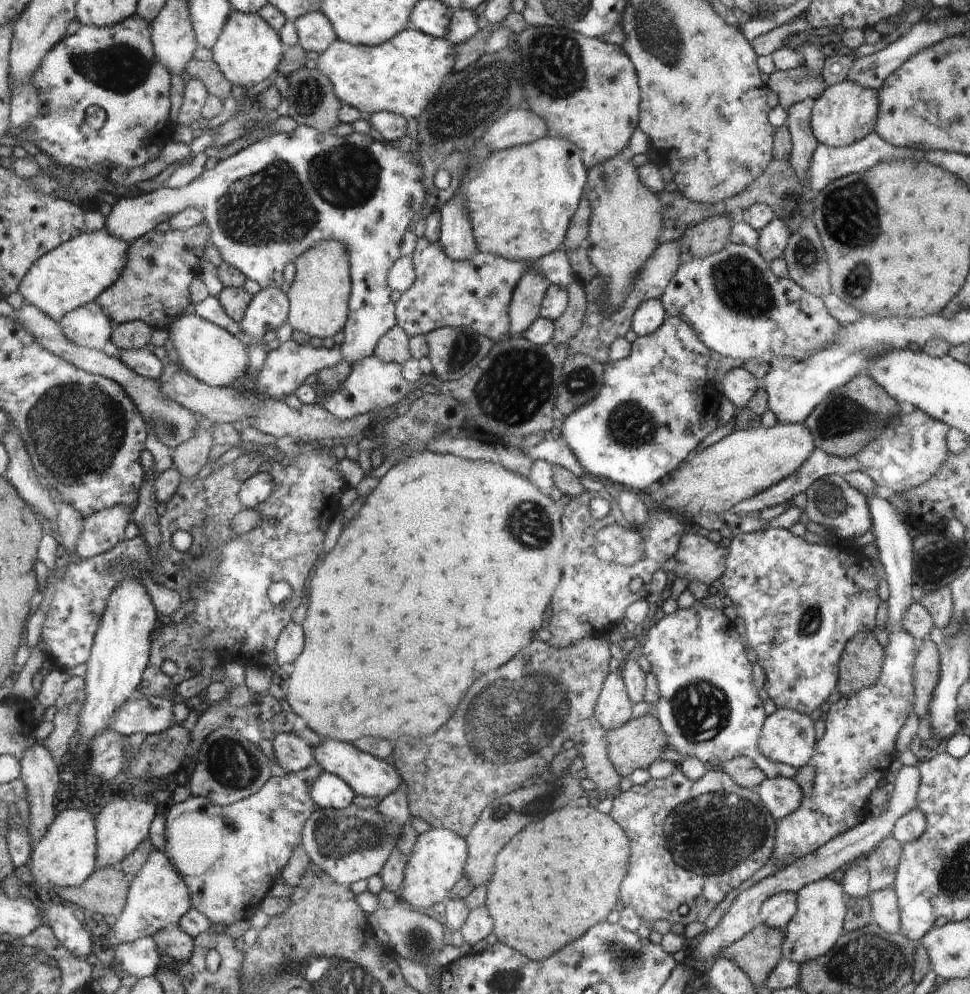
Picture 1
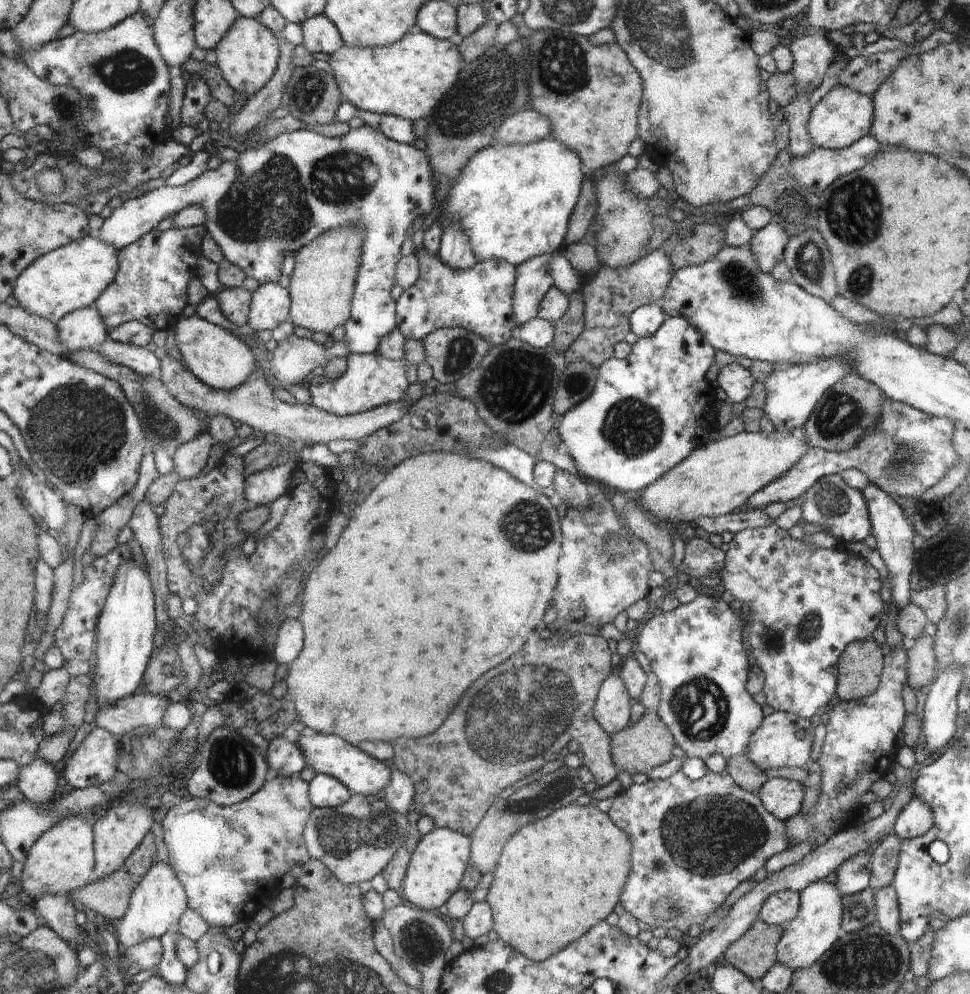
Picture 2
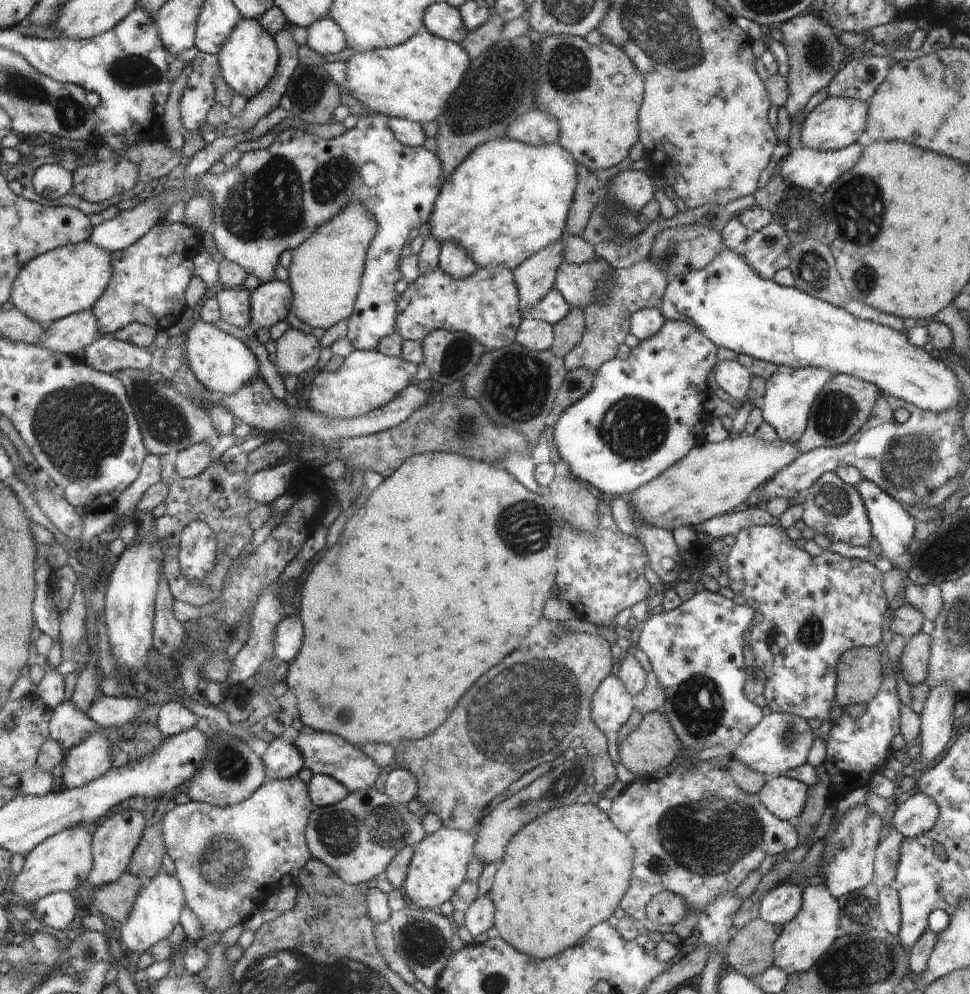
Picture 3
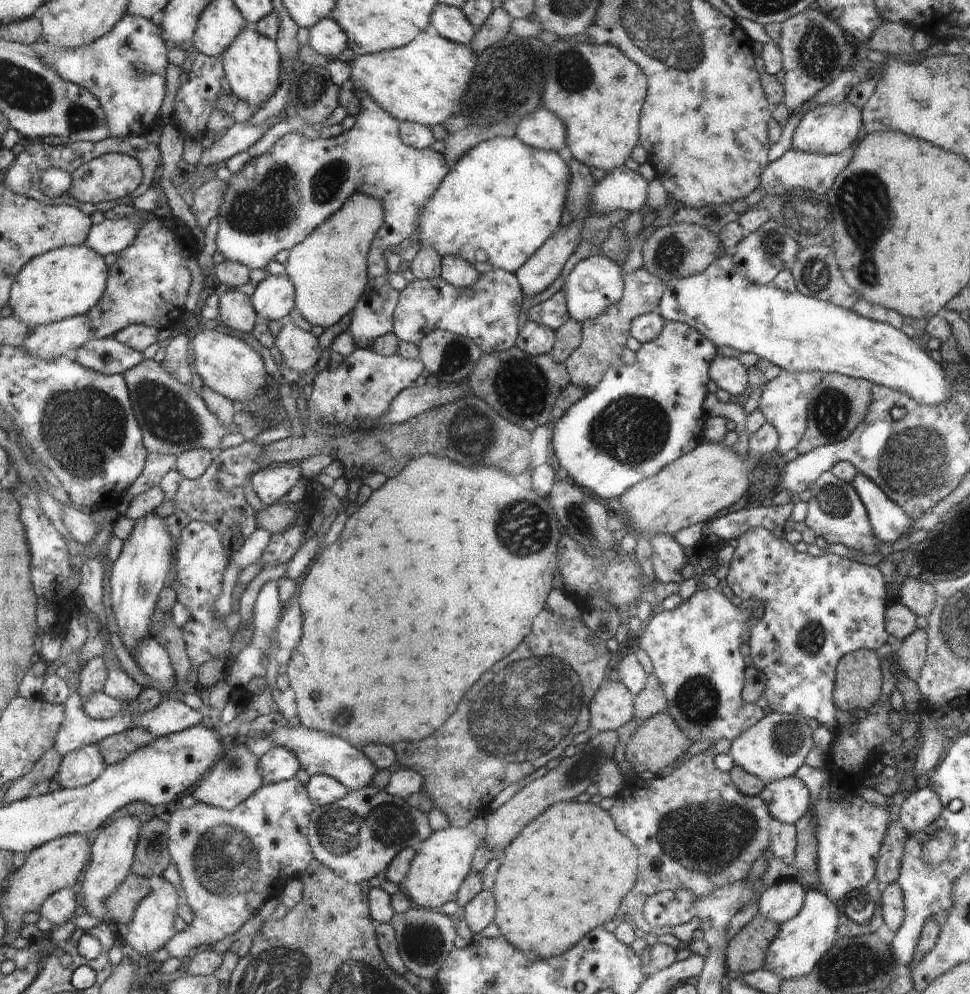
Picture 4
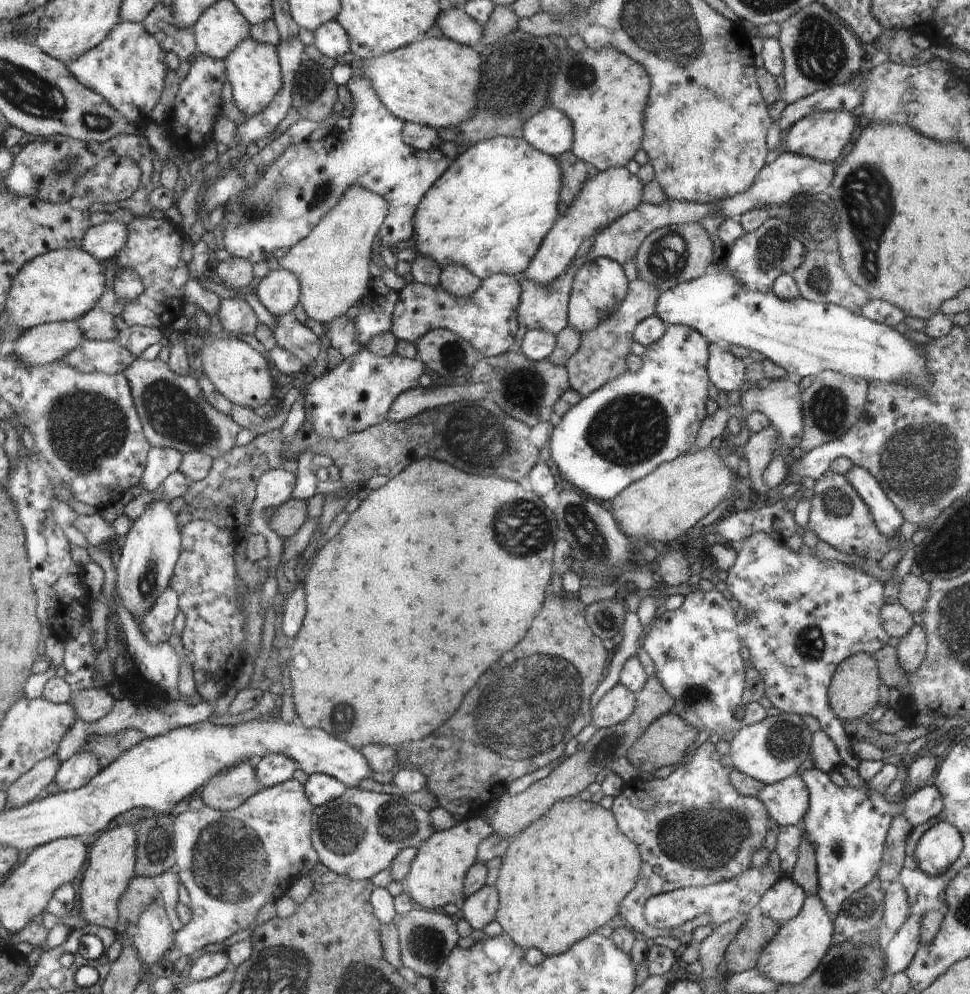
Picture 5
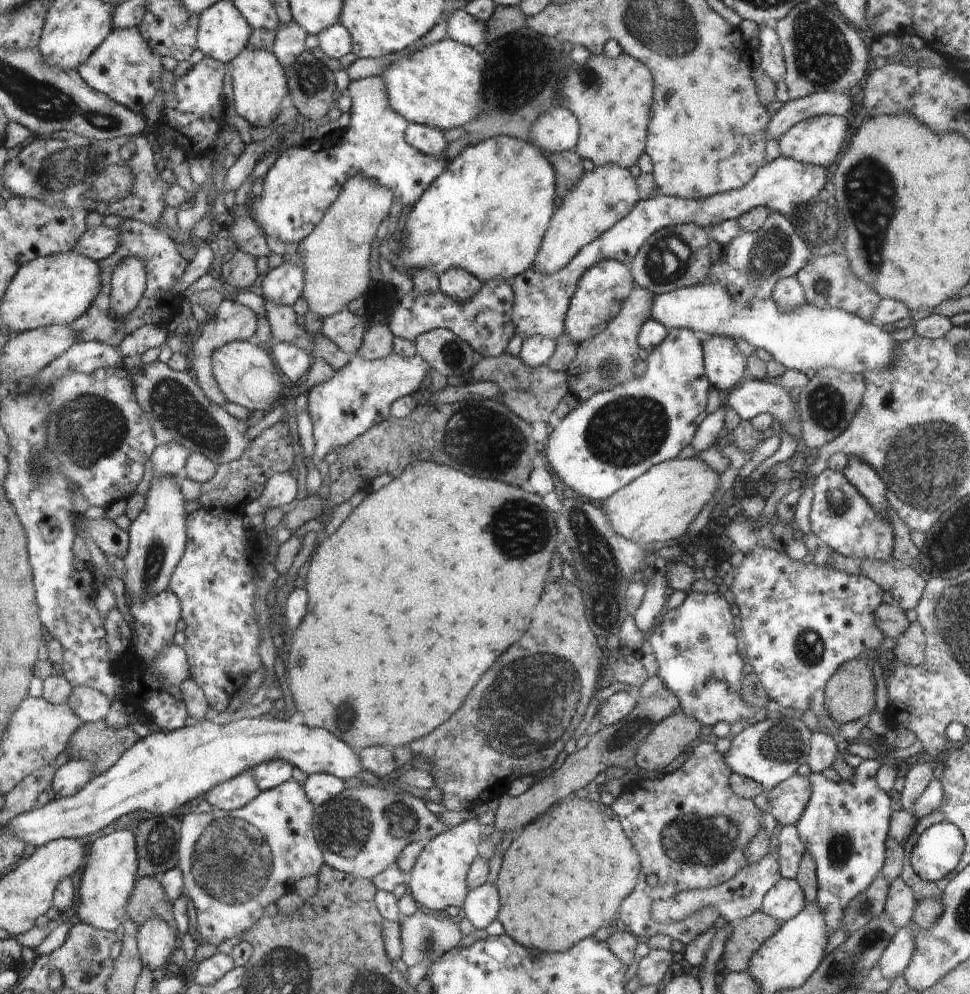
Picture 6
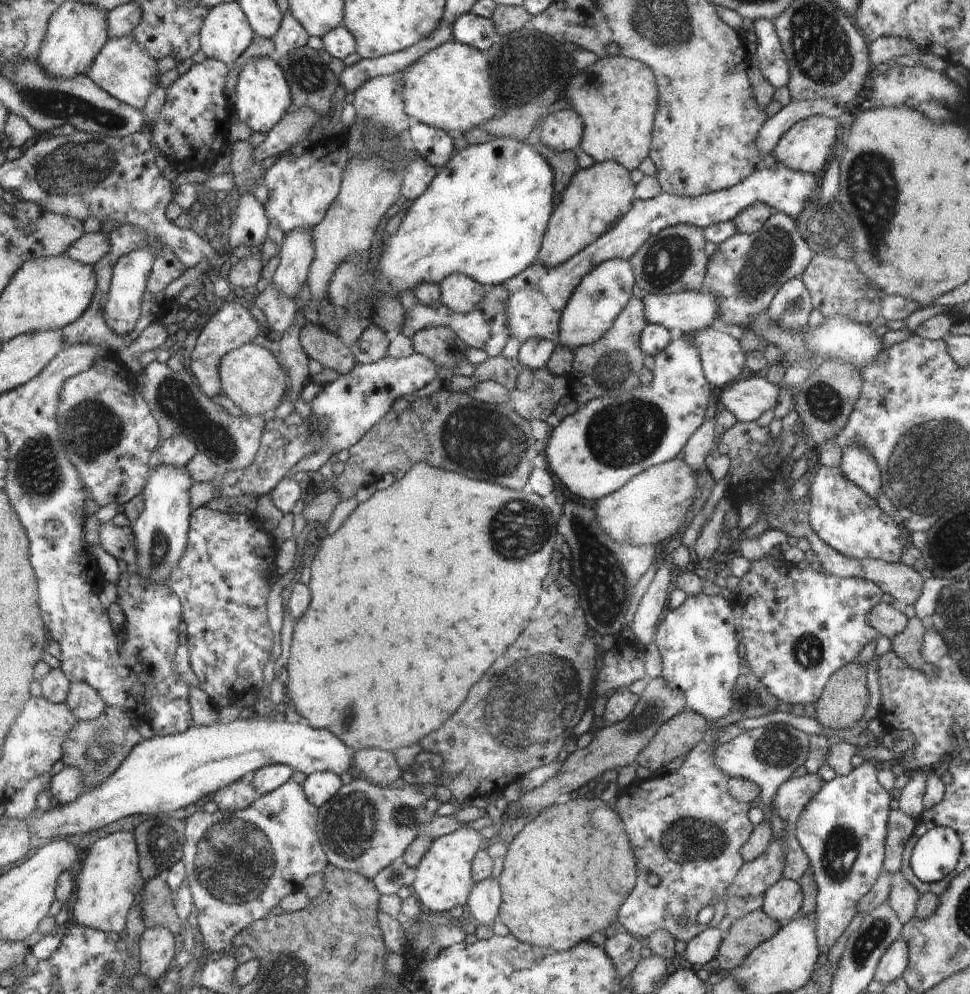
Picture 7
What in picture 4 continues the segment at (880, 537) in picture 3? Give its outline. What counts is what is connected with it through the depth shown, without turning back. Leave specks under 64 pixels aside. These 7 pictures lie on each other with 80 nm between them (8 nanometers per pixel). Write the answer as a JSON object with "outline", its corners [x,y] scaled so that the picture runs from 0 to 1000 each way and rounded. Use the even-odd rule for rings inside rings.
{"outline":[[[885,475],[878,483],[878,489],[895,513],[897,527],[900,528],[905,543],[912,546],[923,545],[937,535],[942,526],[941,521],[935,519],[928,508],[918,503],[903,485]]]}

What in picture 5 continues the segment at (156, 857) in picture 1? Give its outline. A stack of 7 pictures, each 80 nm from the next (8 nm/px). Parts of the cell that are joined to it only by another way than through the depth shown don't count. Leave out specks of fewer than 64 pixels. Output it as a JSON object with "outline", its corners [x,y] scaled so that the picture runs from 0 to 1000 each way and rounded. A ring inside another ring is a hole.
{"outline":[[[167,904],[151,913],[137,939],[138,950],[149,970],[167,968],[169,962],[181,954],[182,938],[175,930]]]}

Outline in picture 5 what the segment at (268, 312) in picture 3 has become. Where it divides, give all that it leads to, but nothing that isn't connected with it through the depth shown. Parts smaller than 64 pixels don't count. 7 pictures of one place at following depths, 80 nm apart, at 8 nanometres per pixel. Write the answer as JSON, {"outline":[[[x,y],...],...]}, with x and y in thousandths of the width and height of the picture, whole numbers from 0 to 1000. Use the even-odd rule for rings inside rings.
{"outline":[[[293,271],[278,273],[266,288],[268,305],[285,319],[300,314],[310,301],[310,284]]]}

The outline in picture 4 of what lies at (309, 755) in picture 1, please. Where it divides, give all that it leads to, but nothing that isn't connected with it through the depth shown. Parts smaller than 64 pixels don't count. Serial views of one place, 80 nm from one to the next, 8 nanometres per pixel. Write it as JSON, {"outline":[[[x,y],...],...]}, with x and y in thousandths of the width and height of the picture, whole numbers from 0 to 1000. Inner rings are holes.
{"outline":[[[282,751],[267,765],[268,779],[274,789],[295,786],[305,782],[310,774],[307,763],[291,751]]]}

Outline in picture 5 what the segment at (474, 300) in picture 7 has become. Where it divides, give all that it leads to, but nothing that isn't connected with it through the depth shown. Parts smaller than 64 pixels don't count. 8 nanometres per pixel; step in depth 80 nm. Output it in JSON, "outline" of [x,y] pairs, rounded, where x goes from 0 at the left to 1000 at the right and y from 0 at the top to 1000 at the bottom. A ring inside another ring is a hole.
{"outline":[[[464,264],[455,272],[454,285],[472,299],[482,299],[496,289],[496,280],[485,274],[478,266]]]}

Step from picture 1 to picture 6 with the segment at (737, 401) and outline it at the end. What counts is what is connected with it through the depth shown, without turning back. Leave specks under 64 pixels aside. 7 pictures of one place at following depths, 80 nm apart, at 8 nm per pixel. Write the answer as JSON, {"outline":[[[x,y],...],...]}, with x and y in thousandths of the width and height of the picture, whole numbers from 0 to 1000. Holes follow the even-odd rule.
{"outline":[[[744,337],[728,338],[726,341],[728,374],[736,390],[745,396],[761,390],[771,369],[757,342]]]}

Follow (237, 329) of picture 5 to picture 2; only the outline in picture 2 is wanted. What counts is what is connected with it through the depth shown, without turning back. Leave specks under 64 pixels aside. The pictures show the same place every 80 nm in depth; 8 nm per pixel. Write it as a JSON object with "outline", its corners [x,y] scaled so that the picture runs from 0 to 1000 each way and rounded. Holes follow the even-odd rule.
{"outline":[[[252,289],[231,291],[226,297],[233,320],[245,329],[257,325],[261,296]]]}

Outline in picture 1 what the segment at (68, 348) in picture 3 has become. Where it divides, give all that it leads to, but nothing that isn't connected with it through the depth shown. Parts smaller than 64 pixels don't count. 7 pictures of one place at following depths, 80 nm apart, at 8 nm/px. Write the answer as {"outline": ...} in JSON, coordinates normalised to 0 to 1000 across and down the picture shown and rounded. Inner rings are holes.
{"outline":[[[93,304],[72,314],[63,326],[72,342],[103,353],[108,353],[116,342],[120,327],[101,304]]]}

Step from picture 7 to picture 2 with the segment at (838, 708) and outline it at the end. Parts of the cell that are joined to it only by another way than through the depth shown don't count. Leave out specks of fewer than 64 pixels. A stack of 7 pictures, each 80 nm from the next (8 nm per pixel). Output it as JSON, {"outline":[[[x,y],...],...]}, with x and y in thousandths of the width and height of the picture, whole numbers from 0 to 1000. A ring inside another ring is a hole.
{"outline":[[[901,642],[882,644],[868,656],[868,668],[864,666],[863,703],[876,704],[892,703],[893,700],[904,696],[905,684],[908,684],[909,654],[901,646]]]}

